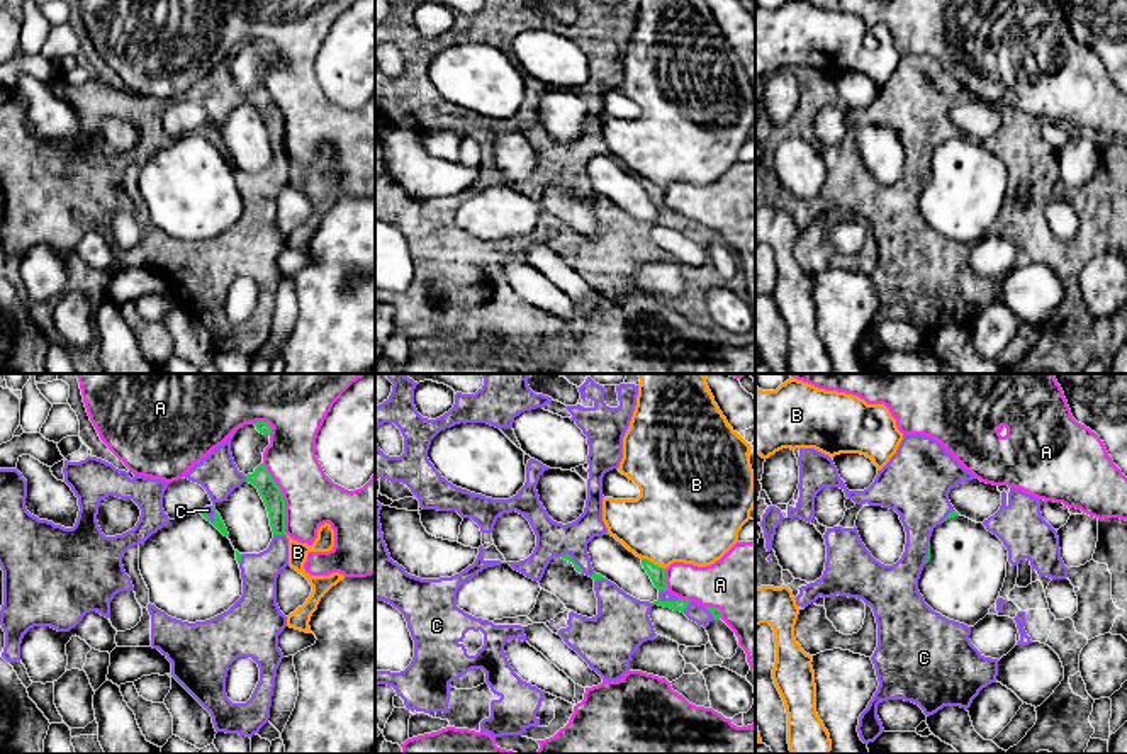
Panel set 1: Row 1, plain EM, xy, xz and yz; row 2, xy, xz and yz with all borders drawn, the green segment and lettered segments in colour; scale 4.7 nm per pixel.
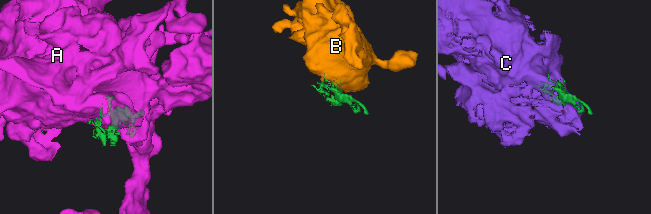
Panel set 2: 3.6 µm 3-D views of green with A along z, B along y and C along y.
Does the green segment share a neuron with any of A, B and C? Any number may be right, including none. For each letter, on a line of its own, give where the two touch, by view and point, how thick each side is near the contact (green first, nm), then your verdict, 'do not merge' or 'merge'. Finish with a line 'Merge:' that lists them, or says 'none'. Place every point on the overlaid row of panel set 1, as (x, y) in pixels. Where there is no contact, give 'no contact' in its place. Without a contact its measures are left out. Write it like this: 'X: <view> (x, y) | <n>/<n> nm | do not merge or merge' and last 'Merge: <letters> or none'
A: xy (282, 498) | 100/260 nm | do not merge
B: xz (652, 562) | 80/420 nm | do not merge
C: xy (279, 534) | 100/180 nm | merge
Merge: C

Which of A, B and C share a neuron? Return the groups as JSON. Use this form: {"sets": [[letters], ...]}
{"sets": [["A"], ["B"], ["C"]]}

